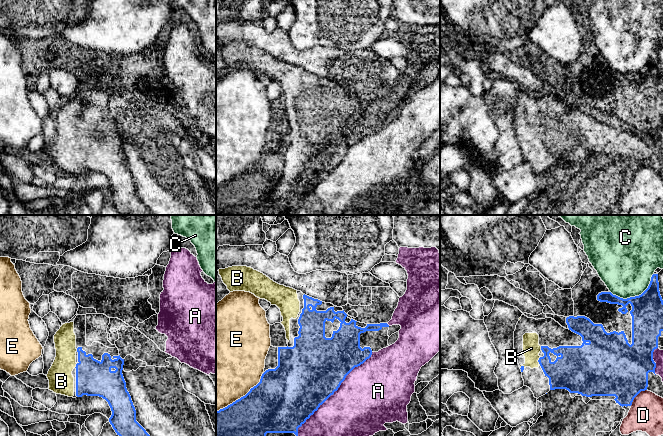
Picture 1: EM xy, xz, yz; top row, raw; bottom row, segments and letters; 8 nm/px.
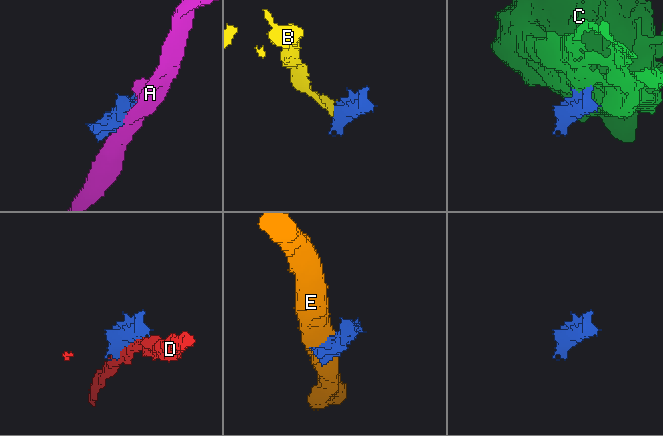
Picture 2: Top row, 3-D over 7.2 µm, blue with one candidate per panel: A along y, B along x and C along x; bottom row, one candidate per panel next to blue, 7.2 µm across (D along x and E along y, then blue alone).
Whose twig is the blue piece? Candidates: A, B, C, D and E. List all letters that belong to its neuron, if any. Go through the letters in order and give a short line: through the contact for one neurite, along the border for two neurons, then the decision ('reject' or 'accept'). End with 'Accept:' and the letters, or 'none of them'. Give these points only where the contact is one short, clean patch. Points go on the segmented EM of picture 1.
A: reject
B: accept
C: reject
D: reject
E: reject
Accept: B

